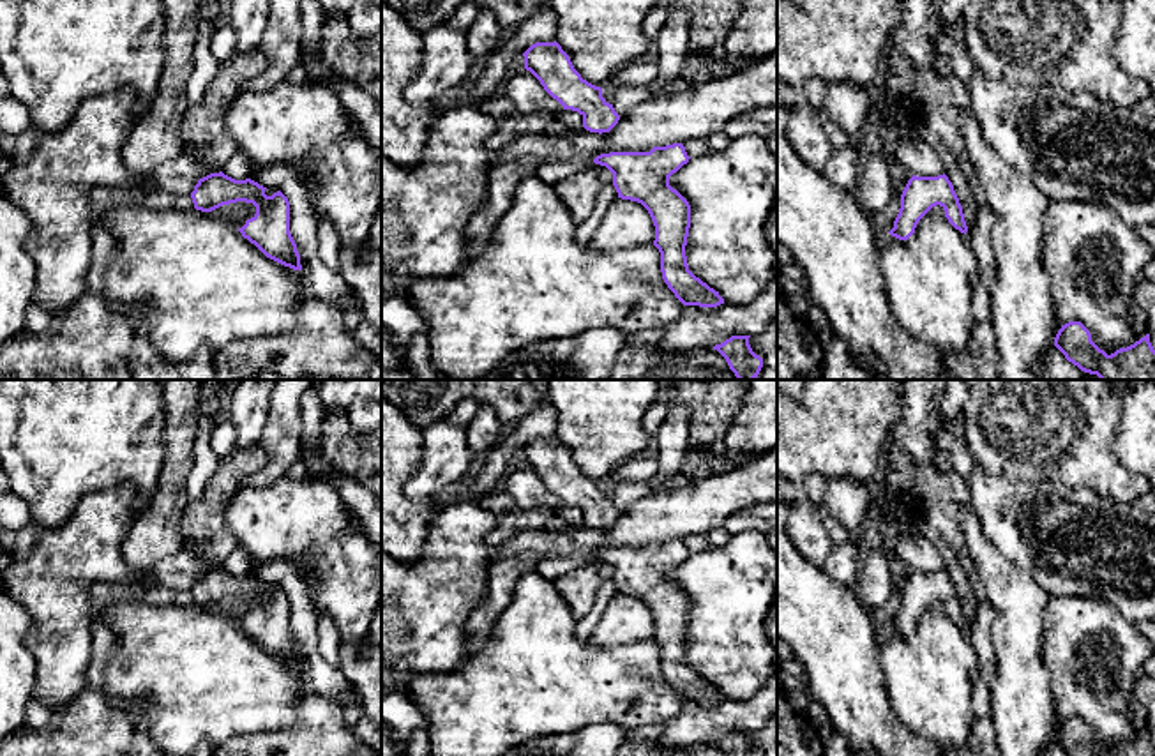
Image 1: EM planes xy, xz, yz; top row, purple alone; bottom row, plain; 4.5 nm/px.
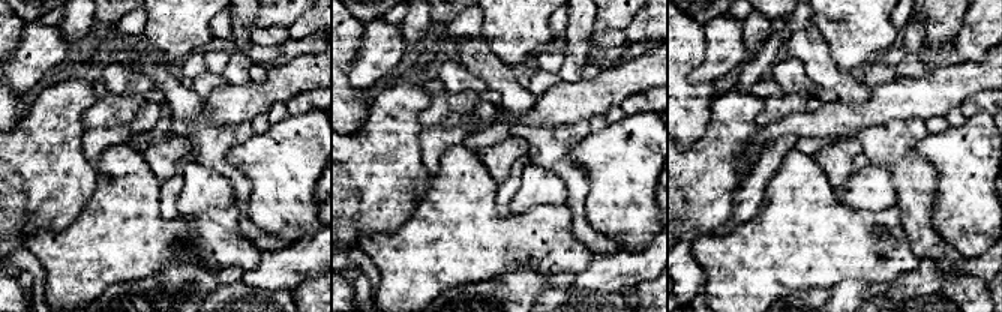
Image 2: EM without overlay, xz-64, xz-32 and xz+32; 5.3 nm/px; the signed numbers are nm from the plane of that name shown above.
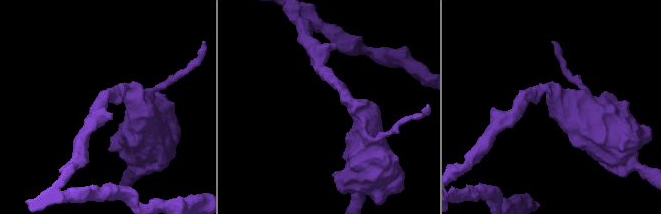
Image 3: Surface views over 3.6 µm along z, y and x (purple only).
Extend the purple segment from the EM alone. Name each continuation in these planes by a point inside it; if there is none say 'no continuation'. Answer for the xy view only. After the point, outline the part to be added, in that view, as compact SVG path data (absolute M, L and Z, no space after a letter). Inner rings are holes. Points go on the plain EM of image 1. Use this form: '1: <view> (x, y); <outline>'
no continuation

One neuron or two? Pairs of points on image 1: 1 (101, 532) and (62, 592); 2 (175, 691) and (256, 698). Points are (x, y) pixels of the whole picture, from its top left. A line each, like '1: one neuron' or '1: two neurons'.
1: one neuron
2: one neuron

